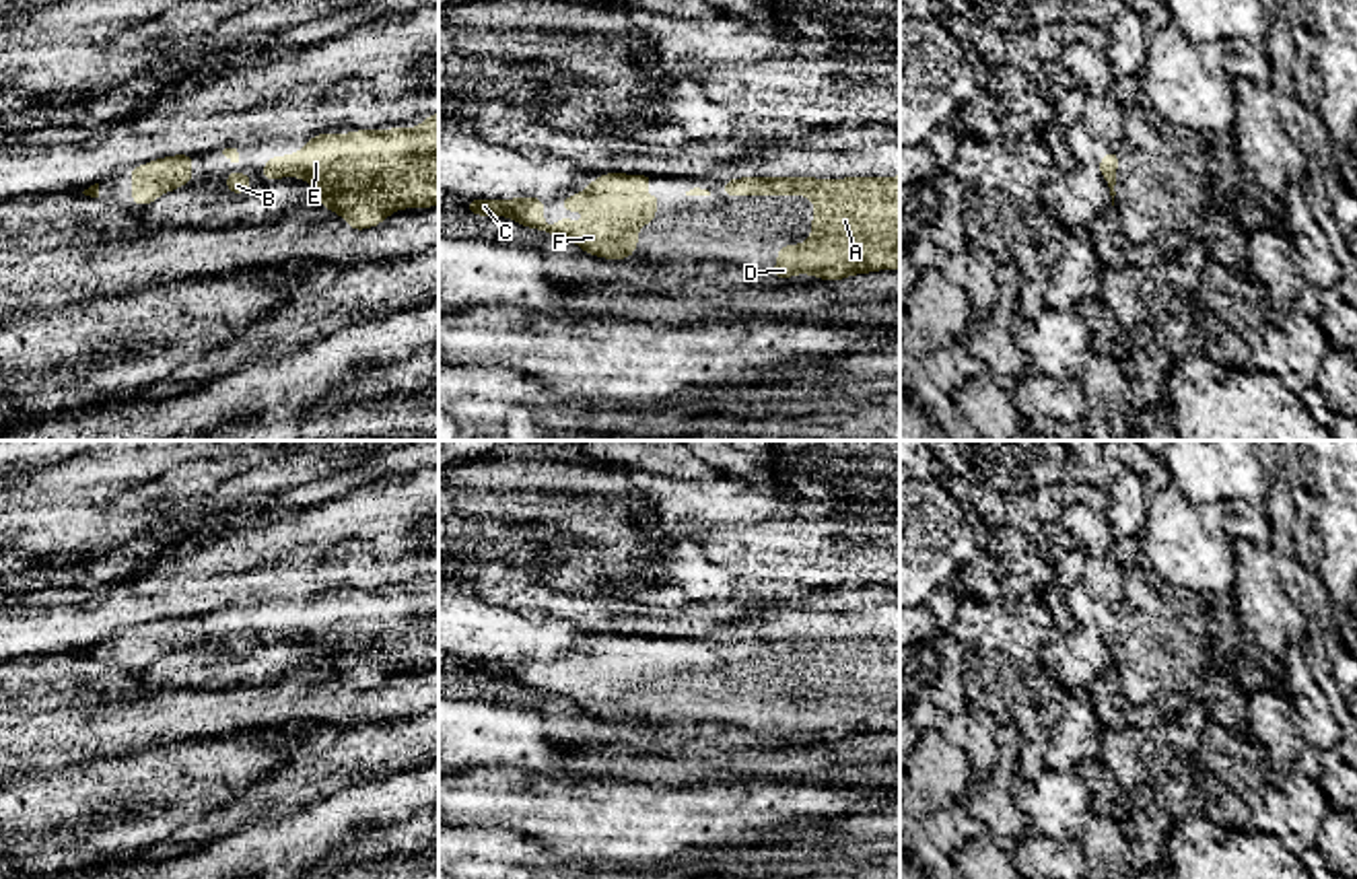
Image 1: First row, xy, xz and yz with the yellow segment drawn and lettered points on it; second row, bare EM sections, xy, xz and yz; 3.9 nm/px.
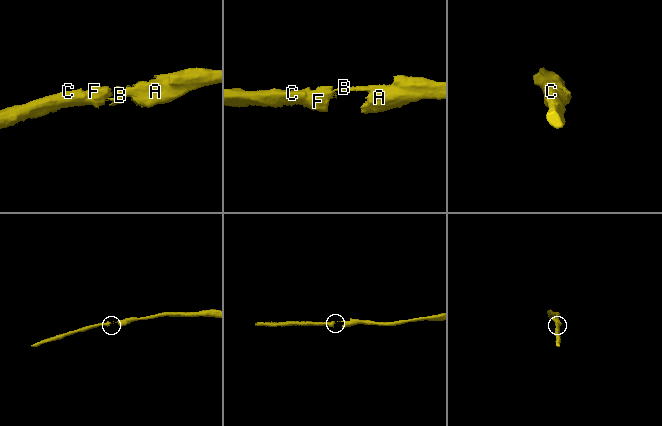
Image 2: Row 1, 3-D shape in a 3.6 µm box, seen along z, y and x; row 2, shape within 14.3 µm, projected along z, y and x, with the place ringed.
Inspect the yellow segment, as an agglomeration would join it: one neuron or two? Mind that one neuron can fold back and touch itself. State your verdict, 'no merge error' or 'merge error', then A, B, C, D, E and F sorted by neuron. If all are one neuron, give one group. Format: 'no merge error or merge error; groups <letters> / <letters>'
no merge error; groups A B C D E F

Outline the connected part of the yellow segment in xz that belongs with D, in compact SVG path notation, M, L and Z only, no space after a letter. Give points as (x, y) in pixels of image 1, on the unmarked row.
M741 638L727 640L721 657L809 657L815 675L811 700L780 706L774 739L811 735L838 743L877 731L900 731L898 638Z

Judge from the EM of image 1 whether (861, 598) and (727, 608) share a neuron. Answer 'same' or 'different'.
same

